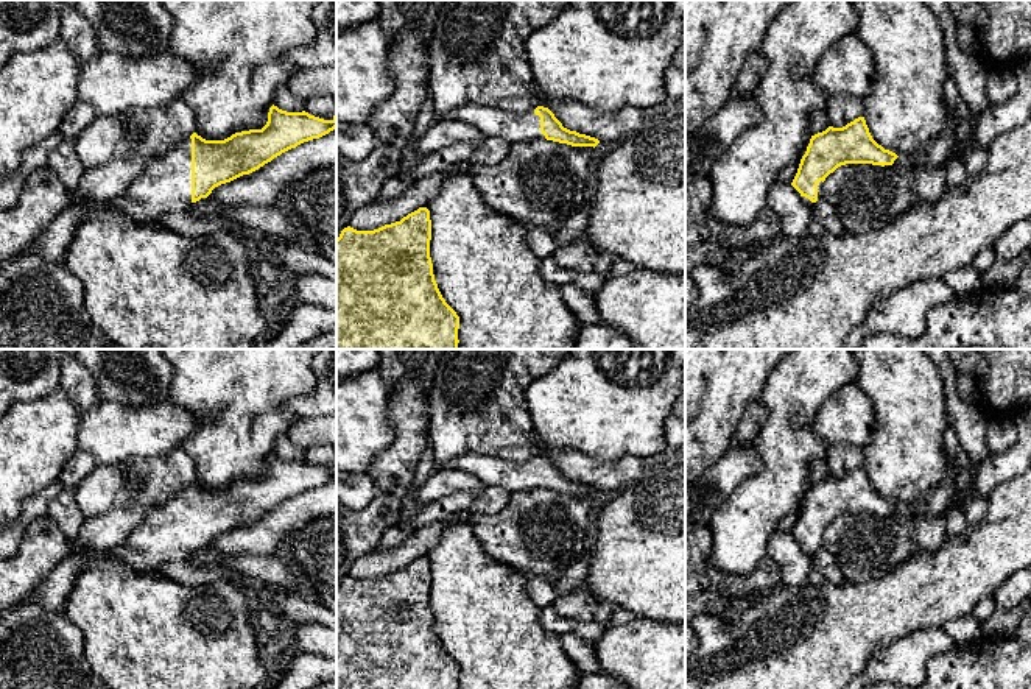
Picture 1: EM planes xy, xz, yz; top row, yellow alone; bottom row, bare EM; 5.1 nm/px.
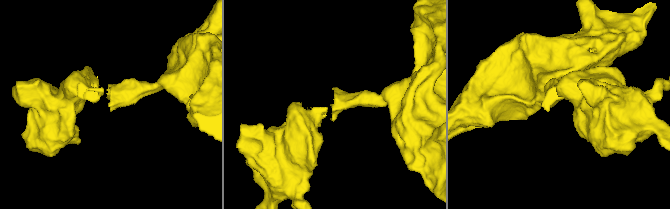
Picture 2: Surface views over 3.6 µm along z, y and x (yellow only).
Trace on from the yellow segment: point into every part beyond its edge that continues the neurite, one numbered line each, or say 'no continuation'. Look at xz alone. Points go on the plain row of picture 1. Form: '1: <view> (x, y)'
1: xz (491, 471)

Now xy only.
1: xy (165, 537)

